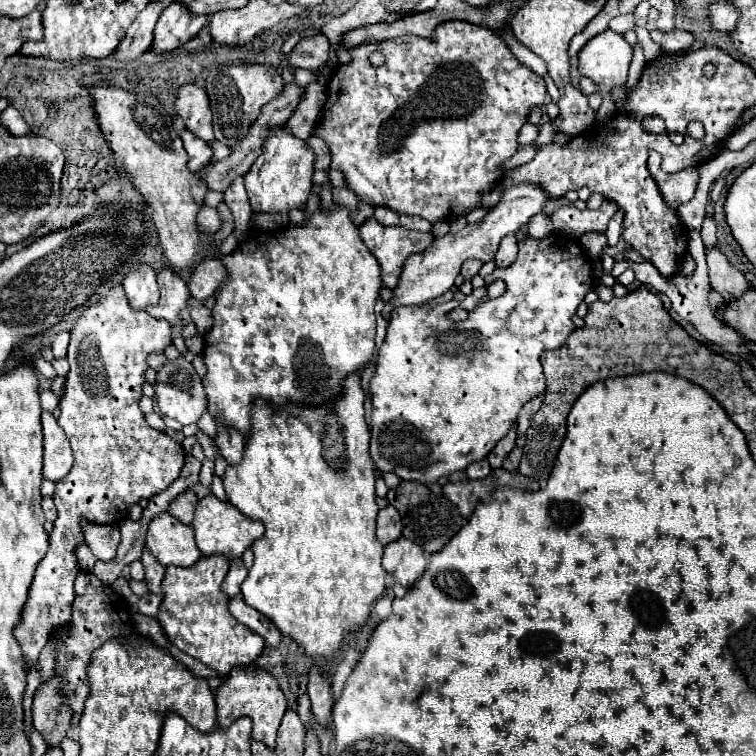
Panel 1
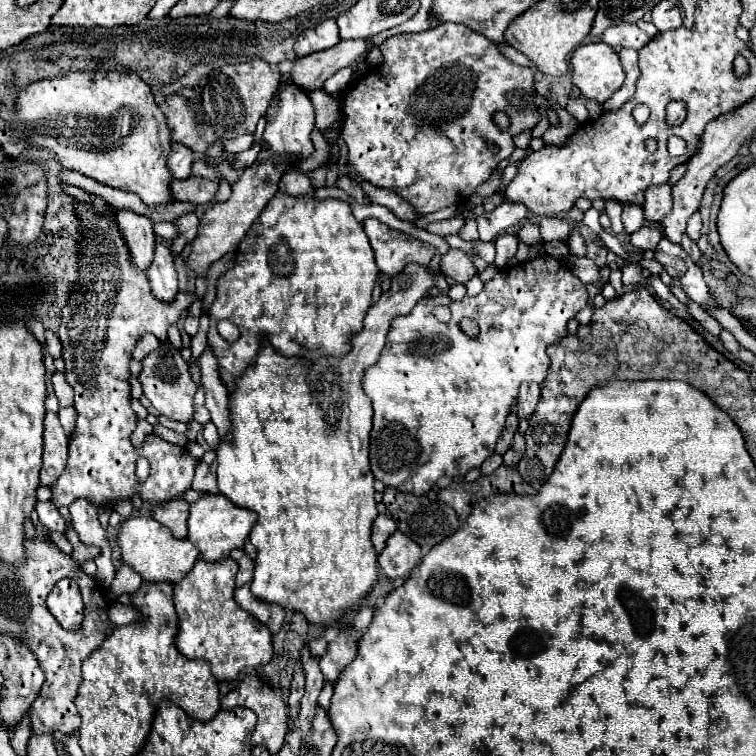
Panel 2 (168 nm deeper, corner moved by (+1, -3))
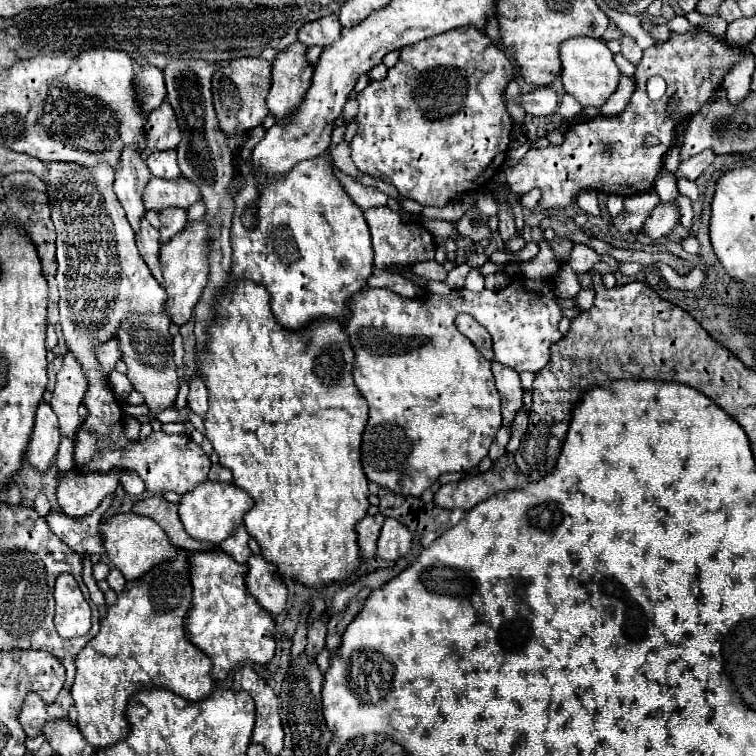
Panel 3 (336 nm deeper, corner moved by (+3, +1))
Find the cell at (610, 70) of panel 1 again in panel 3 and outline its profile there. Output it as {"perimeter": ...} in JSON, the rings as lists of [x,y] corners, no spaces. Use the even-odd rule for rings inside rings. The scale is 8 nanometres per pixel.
{"perimeter":[[[569,38],[567,42],[561,44],[561,62],[563,62],[563,70],[561,70],[563,88],[565,88],[565,92],[573,94],[581,102],[583,108],[587,108],[587,106],[601,108],[607,102],[607,98],[617,90],[621,72],[613,60],[613,54],[609,52],[609,48],[605,46],[603,40]]]}

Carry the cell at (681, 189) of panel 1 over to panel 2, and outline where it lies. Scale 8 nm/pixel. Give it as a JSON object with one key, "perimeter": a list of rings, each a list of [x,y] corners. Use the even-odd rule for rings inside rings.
{"perimeter":[[[661,184],[661,186],[651,186],[645,192],[645,204],[643,208],[643,216],[649,222],[661,222],[661,218],[665,218],[665,214],[669,214],[673,206],[671,200],[671,186],[669,184]]]}

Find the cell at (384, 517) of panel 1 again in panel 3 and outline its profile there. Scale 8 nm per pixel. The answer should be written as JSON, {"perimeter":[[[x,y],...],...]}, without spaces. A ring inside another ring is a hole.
{"perimeter":[[[375,514],[375,516],[365,516],[359,524],[357,524],[357,534],[359,534],[359,548],[363,558],[373,558],[375,550],[377,550],[377,538],[381,532],[381,526],[385,522],[383,514]]]}

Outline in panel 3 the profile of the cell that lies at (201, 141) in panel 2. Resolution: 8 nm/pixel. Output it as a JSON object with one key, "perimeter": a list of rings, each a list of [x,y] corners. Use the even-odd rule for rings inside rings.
{"perimeter":[[[163,100],[159,108],[155,108],[147,116],[147,150],[171,150],[179,144],[179,126],[171,104]]]}

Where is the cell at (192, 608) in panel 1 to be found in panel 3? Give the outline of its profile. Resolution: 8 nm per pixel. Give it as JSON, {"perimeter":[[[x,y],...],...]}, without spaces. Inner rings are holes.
{"perimeter":[[[205,550],[189,554],[193,600],[187,614],[187,638],[193,646],[213,660],[213,680],[225,680],[235,666],[253,662],[267,664],[275,652],[275,622],[251,596],[245,592],[247,566],[235,562],[223,550]]]}

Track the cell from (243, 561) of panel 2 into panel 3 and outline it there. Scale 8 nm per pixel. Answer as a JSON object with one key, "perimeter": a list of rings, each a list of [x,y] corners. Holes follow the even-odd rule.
{"perimeter":[[[239,526],[233,530],[231,538],[227,538],[225,542],[221,542],[221,550],[229,556],[233,556],[237,562],[241,564],[247,564],[247,558],[251,556],[251,550],[247,546],[247,540],[249,540],[249,534],[245,530],[245,526]]]}

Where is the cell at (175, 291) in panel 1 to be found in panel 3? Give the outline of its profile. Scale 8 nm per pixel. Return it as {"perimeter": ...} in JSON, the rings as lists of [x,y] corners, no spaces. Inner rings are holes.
{"perimeter":[[[143,220],[143,224],[141,224],[141,234],[137,236],[137,248],[139,248],[139,252],[141,252],[141,258],[143,258],[145,264],[149,266],[151,274],[155,276],[155,280],[157,280],[159,284],[163,284],[161,262],[159,262],[159,250],[161,250],[159,230],[155,230],[147,220]]]}

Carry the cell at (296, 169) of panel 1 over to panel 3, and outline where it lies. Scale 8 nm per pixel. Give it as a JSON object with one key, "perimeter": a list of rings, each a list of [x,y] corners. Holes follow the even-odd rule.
{"perimeter":[[[293,42],[287,50],[279,52],[273,60],[273,84],[267,96],[267,108],[275,122],[281,122],[303,102],[307,86],[311,86],[313,66],[305,60],[307,46]]]}

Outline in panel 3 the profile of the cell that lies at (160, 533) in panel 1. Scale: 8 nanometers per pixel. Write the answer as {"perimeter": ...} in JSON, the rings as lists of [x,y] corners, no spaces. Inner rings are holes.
{"perimeter":[[[135,512],[115,514],[111,520],[101,524],[101,534],[105,540],[105,550],[109,554],[109,560],[123,572],[127,580],[137,580],[159,562],[175,560],[179,554],[179,548],[171,544],[161,526],[157,526],[151,518],[139,516]]]}

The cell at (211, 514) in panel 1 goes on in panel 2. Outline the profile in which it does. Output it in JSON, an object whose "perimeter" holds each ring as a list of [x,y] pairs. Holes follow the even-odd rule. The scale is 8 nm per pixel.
{"perimeter":[[[203,494],[197,502],[189,506],[189,520],[187,520],[189,536],[187,538],[197,546],[197,550],[201,552],[201,558],[209,562],[217,562],[221,558],[227,558],[233,548],[243,548],[255,520],[257,520],[257,514],[253,510],[235,506],[223,494]]]}

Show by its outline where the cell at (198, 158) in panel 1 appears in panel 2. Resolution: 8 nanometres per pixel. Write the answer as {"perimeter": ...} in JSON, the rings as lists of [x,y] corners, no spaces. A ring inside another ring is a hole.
{"perimeter":[[[171,144],[171,152],[167,156],[167,168],[171,170],[173,178],[189,178],[191,174],[191,164],[193,164],[195,154],[187,148],[187,146],[179,146],[179,144]]]}

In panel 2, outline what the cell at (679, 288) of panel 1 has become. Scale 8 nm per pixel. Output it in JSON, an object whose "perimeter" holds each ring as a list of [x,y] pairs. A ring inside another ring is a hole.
{"perimeter":[[[695,212],[695,214],[687,220],[687,234],[689,234],[689,238],[699,240],[699,236],[701,236],[701,214],[699,214],[699,212]]]}

